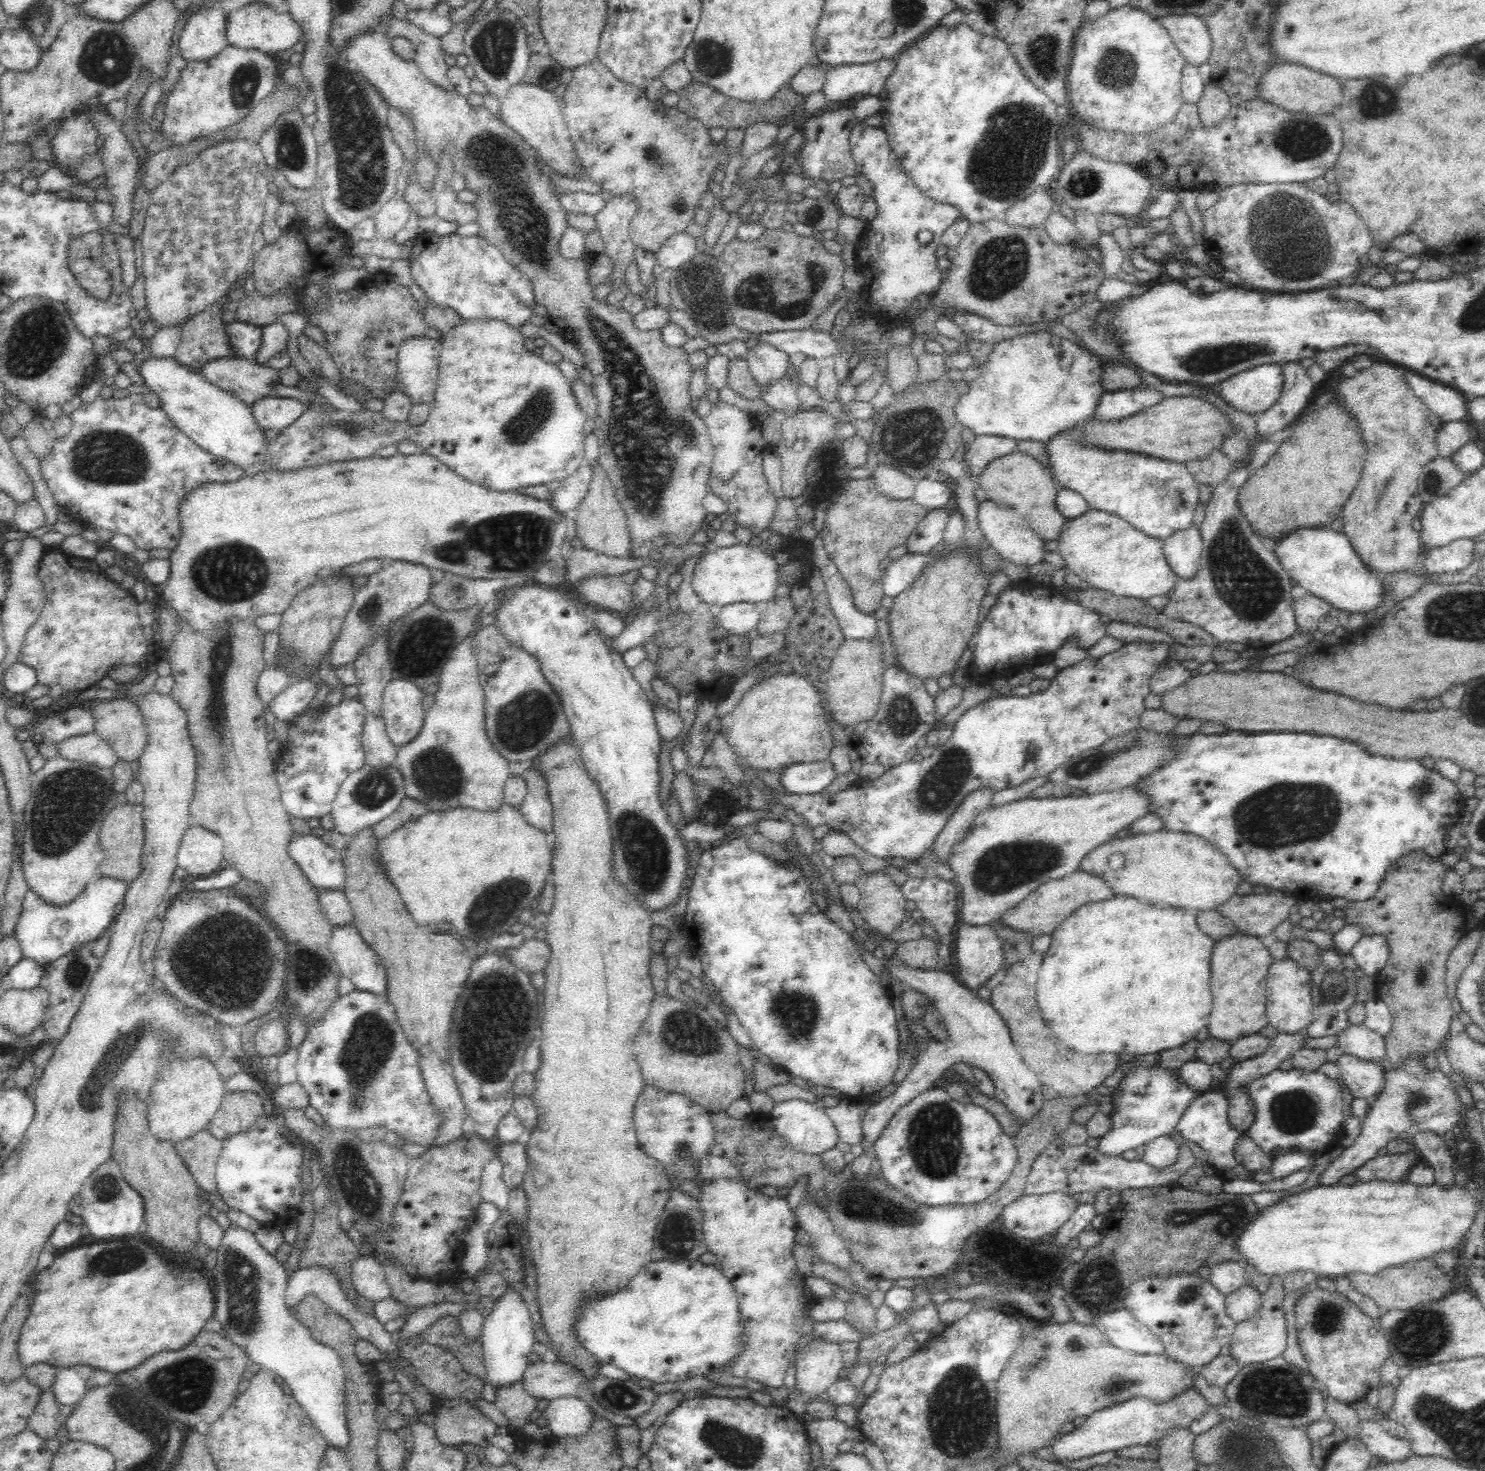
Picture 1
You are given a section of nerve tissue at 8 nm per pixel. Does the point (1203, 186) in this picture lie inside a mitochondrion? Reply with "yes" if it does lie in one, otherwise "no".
no

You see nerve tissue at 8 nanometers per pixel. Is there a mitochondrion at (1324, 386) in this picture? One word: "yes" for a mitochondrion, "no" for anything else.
no

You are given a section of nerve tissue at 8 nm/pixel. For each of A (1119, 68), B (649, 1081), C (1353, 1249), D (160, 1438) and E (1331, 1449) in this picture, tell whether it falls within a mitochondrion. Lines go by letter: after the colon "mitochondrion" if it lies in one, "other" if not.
A: mitochondrion
B: other
C: other
D: mitochondrion
E: other

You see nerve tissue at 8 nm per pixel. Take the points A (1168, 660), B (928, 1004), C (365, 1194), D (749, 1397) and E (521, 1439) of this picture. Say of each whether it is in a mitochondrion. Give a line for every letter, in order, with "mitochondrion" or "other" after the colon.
A: other
B: other
C: mitochondrion
D: other
E: other

